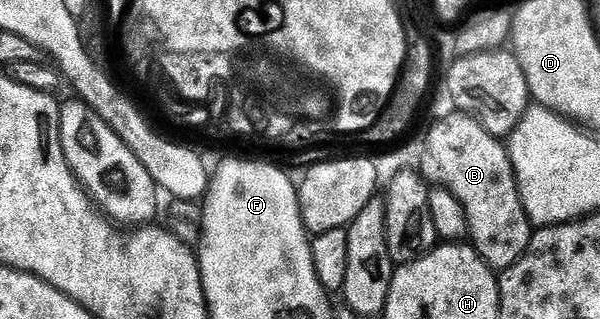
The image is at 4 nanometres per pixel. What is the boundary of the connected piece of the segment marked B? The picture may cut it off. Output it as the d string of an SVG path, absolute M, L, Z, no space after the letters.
M452 111L441 117L429 129L425 137L425 150L421 153L419 172L426 181L446 189L455 199L463 203L467 215L469 237L477 254L494 271L510 269L525 254L535 229L525 214L521 196L517 190L517 177L513 174L513 164L509 161L509 150L498 138L492 137L481 122L473 115L462 111Z

